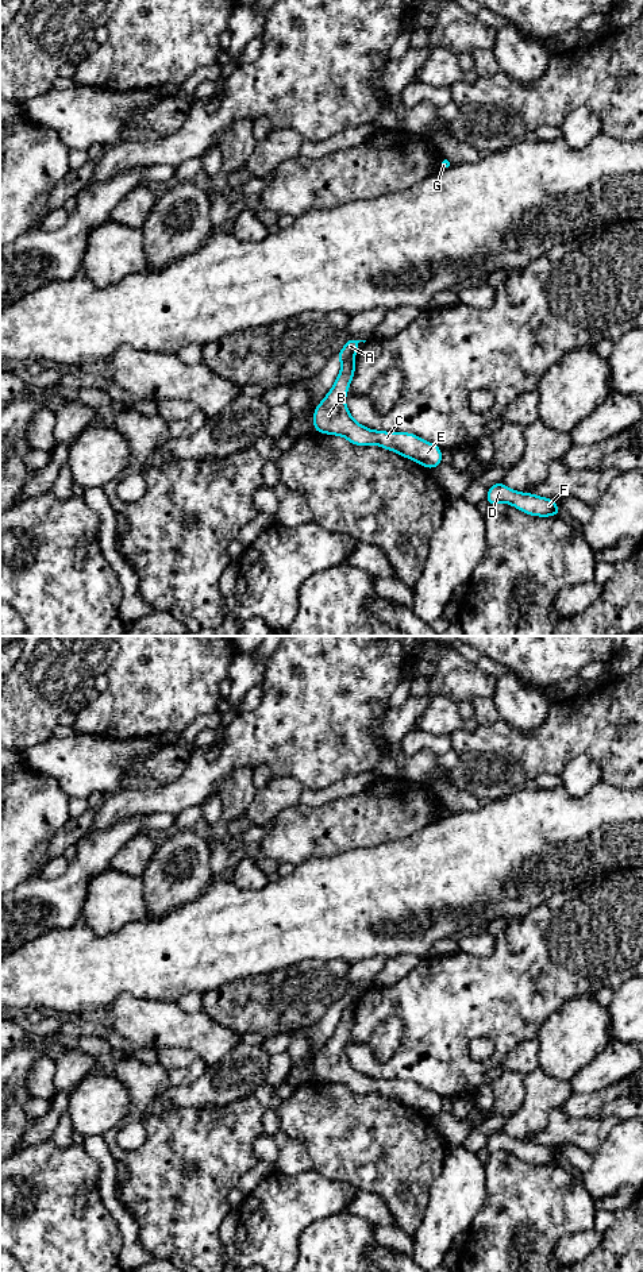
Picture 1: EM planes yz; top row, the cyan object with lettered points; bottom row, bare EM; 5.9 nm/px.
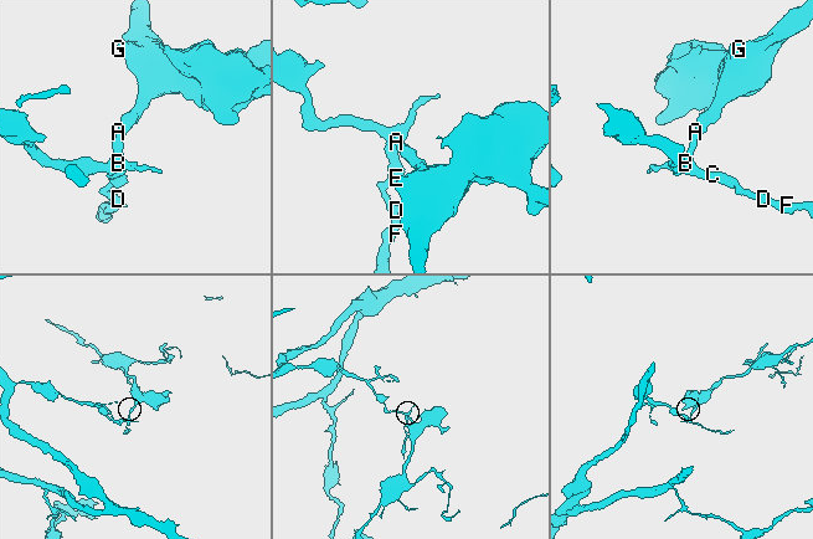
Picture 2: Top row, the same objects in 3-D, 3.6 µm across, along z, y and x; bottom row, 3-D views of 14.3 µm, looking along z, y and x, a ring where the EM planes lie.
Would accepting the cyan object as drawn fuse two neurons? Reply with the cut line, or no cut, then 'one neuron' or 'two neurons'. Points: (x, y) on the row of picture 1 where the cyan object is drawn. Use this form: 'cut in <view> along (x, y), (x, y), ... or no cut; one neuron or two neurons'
cut in yz along (353, 359), (342, 362); two neurons

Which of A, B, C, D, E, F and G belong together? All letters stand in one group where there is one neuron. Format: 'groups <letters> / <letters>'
groups A G / B C D E F

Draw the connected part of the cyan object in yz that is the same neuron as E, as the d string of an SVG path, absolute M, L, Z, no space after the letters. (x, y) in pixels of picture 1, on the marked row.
M354 361L342 362L339 375L324 400L315 408L313 428L320 433L339 435L355 446L377 444L413 462L435 469L442 462L442 448L407 432L373 431L358 424L344 398L355 373Z

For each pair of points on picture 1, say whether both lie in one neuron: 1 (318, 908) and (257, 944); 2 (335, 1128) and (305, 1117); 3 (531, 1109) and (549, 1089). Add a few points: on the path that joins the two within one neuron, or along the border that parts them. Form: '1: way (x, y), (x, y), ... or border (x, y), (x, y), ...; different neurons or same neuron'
1: way (303, 916), (292, 918), (280, 931), (272, 931); same neuron
2: way (328, 1121), (324, 1117), (312, 1117); same neuron
3: way (536, 1103), (543, 1094); same neuron

